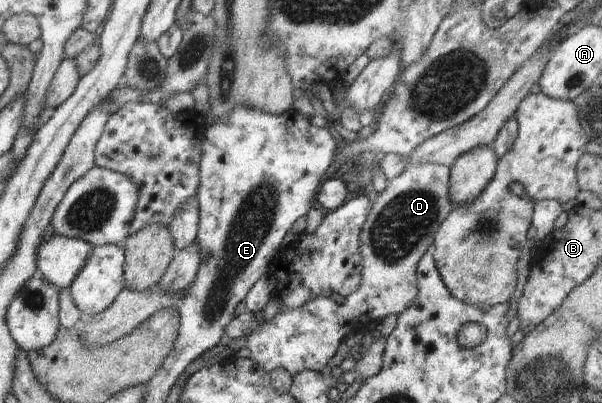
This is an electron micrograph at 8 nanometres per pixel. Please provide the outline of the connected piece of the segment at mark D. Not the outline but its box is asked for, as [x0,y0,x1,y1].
[246,163,454,376]

